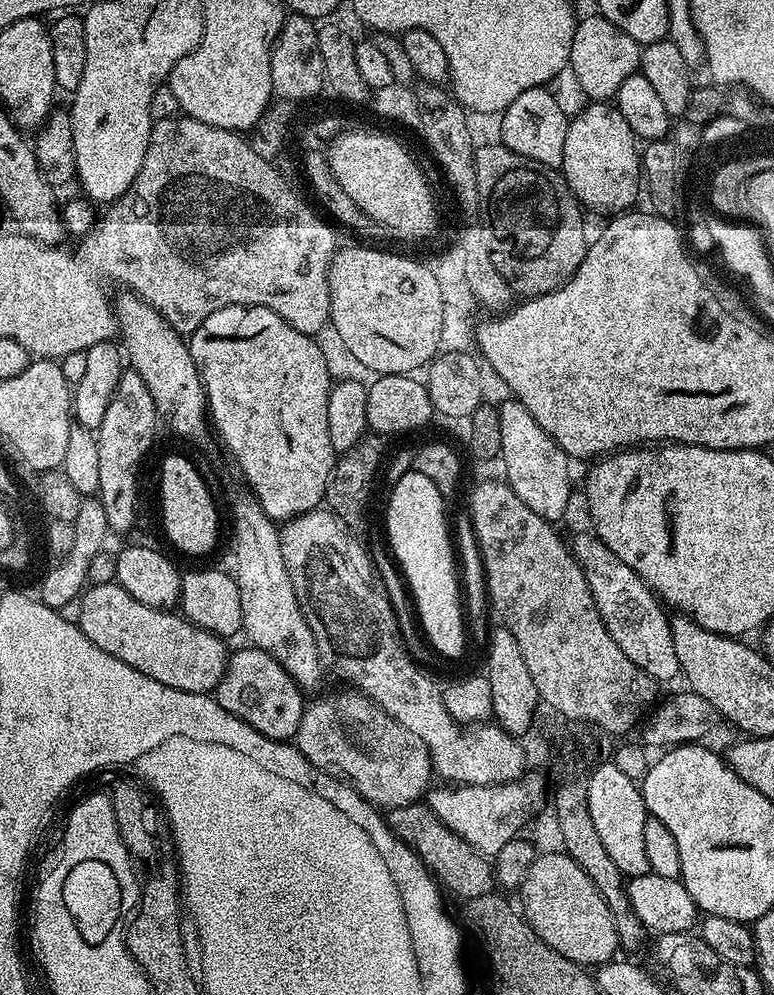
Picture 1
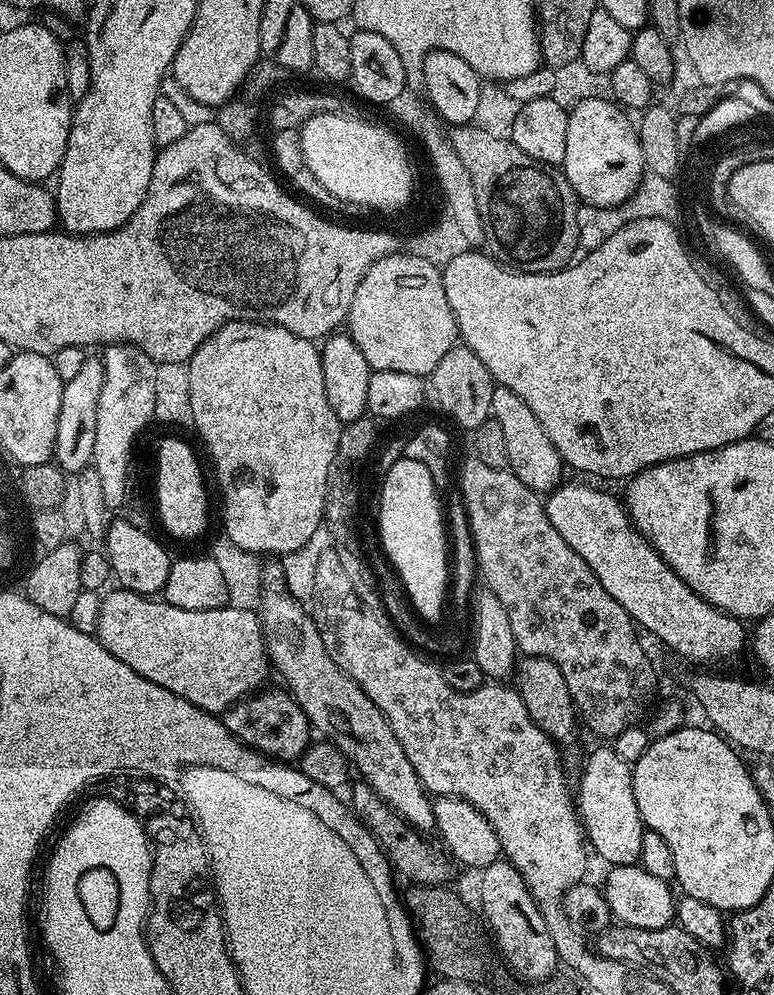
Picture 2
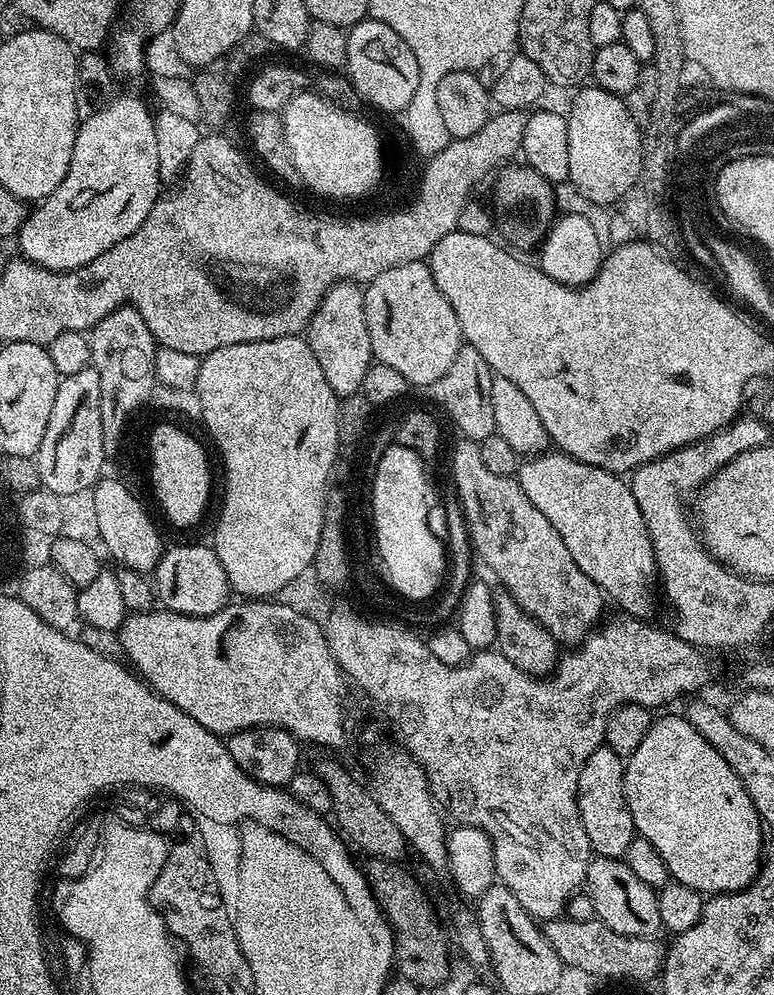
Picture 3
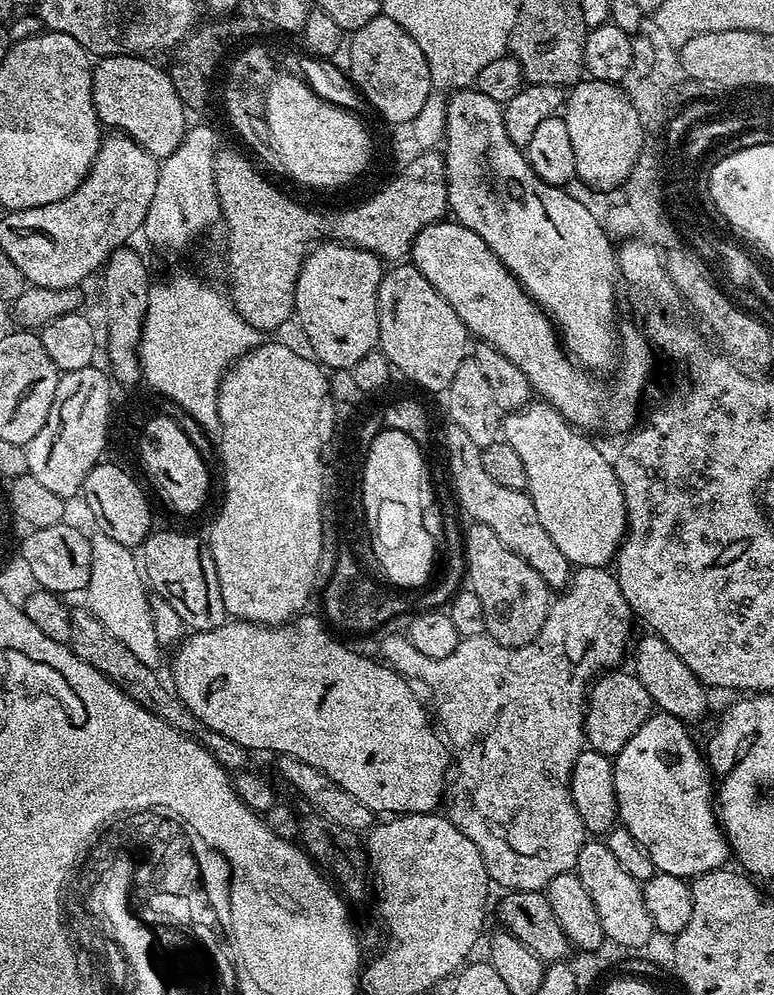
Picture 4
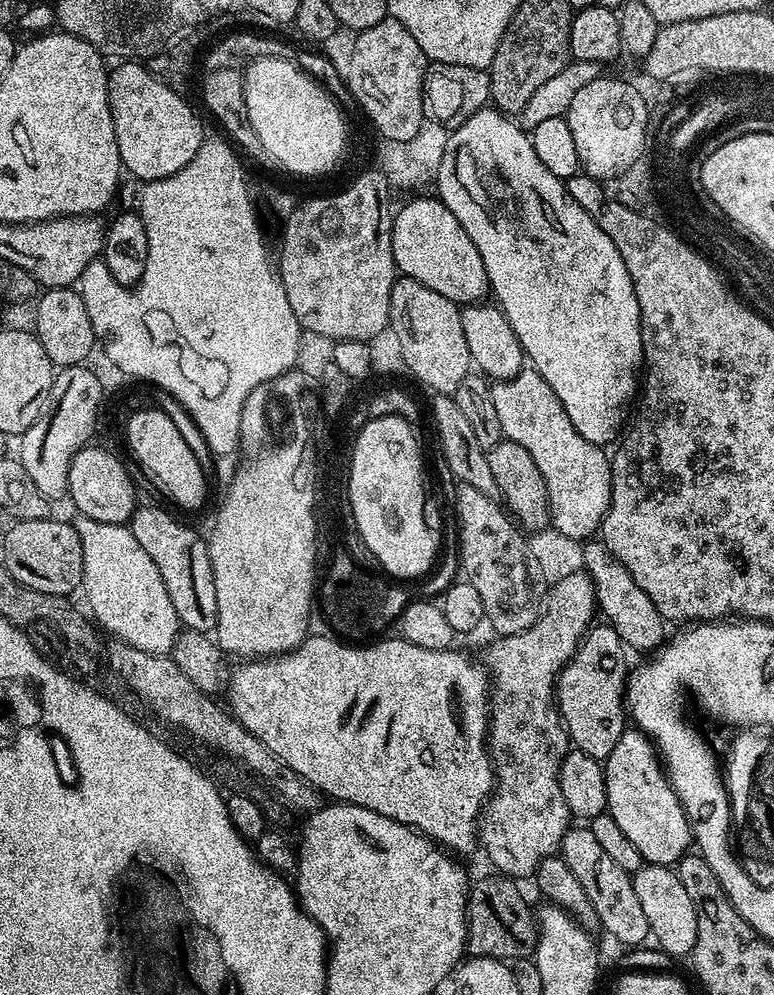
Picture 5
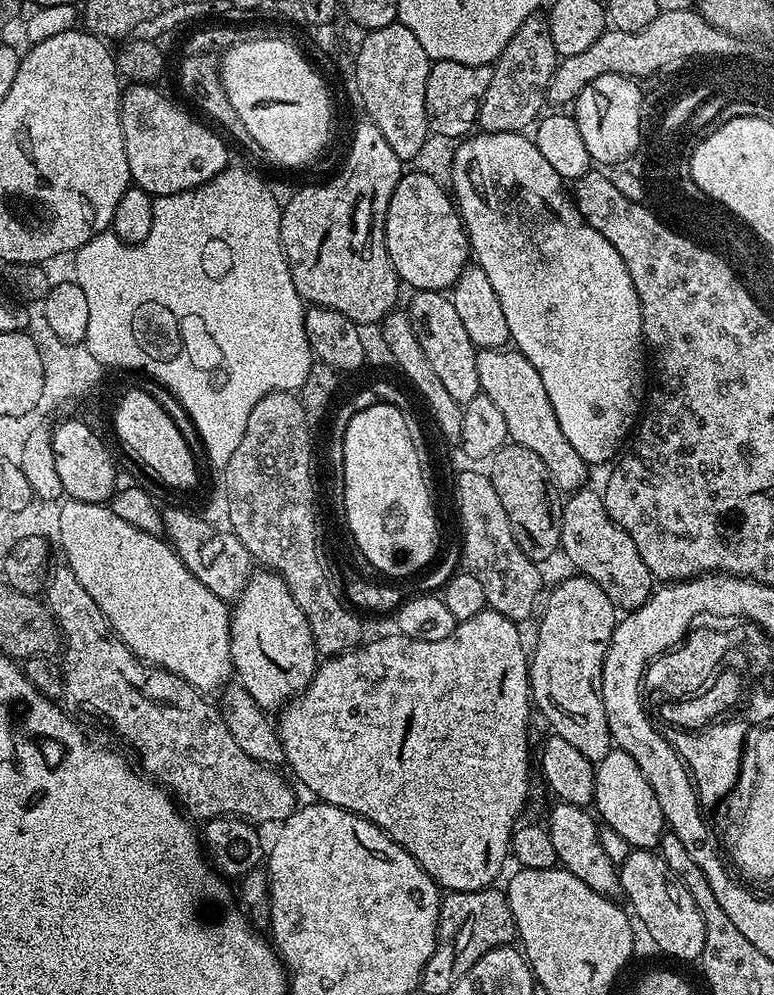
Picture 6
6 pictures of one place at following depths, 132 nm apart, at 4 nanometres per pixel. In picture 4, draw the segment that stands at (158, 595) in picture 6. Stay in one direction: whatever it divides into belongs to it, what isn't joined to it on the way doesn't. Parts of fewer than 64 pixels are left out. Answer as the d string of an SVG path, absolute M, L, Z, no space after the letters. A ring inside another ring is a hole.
M103 534L93 535L91 543L92 561L86 589L88 611L102 622L102 626L106 626L106 630L110 630L110 634L114 634L114 638L118 638L118 642L122 642L122 646L127 646L140 661L146 662L146 666L159 669L162 649L158 634L154 634L154 618L148 601L150 592L137 553Z

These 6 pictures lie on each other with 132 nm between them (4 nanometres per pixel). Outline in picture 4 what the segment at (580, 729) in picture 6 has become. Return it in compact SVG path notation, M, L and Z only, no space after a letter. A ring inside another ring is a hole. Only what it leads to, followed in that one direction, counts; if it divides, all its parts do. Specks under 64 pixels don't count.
M609 670L603 673L591 685L586 696L584 738L587 747L609 758L615 758L620 753L622 746L626 746L626 742L630 742L630 738L638 734L640 727L654 712L654 705L646 686L642 686L642 682L631 671L624 671Z

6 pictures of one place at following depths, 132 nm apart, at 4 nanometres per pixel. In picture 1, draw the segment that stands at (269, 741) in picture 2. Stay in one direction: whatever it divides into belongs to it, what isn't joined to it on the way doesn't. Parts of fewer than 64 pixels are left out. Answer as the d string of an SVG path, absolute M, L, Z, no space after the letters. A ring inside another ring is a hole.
M245 646L231 653L224 677L218 682L214 693L222 710L230 710L242 722L250 722L254 730L266 734L266 738L291 741L302 722L306 707L305 693L282 670L282 666L270 654L260 648Z

